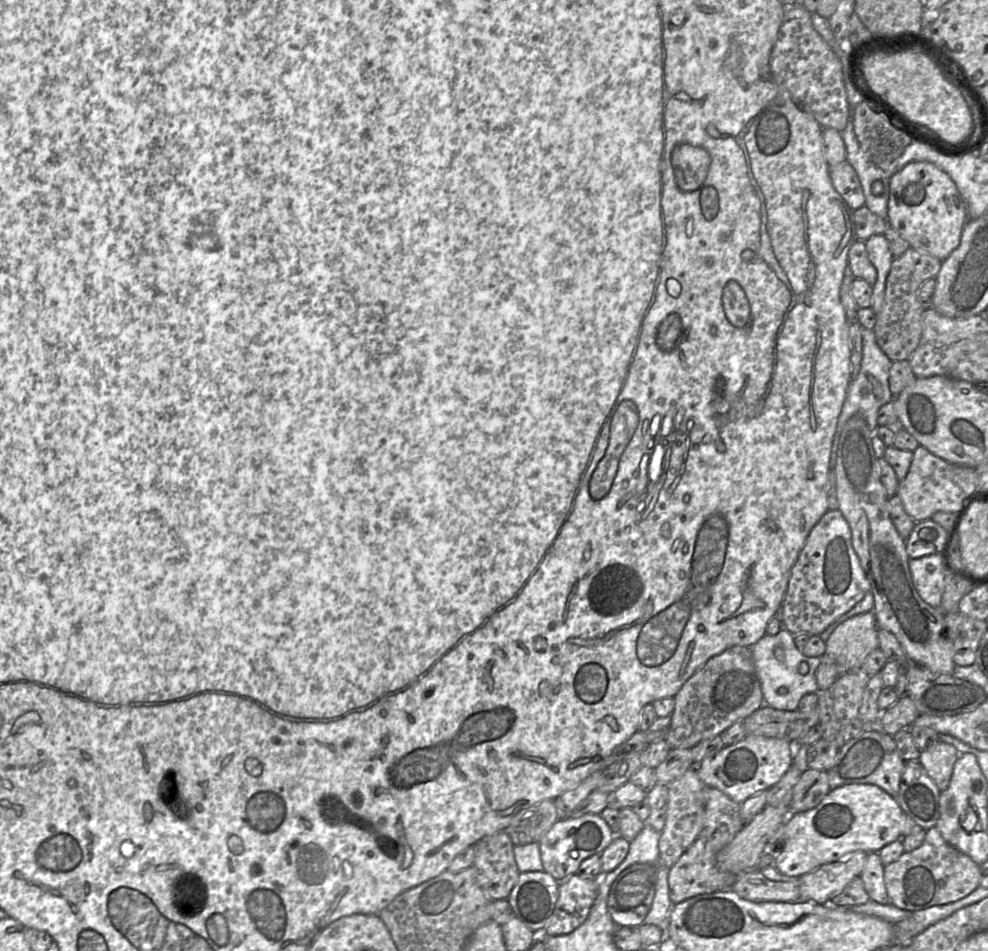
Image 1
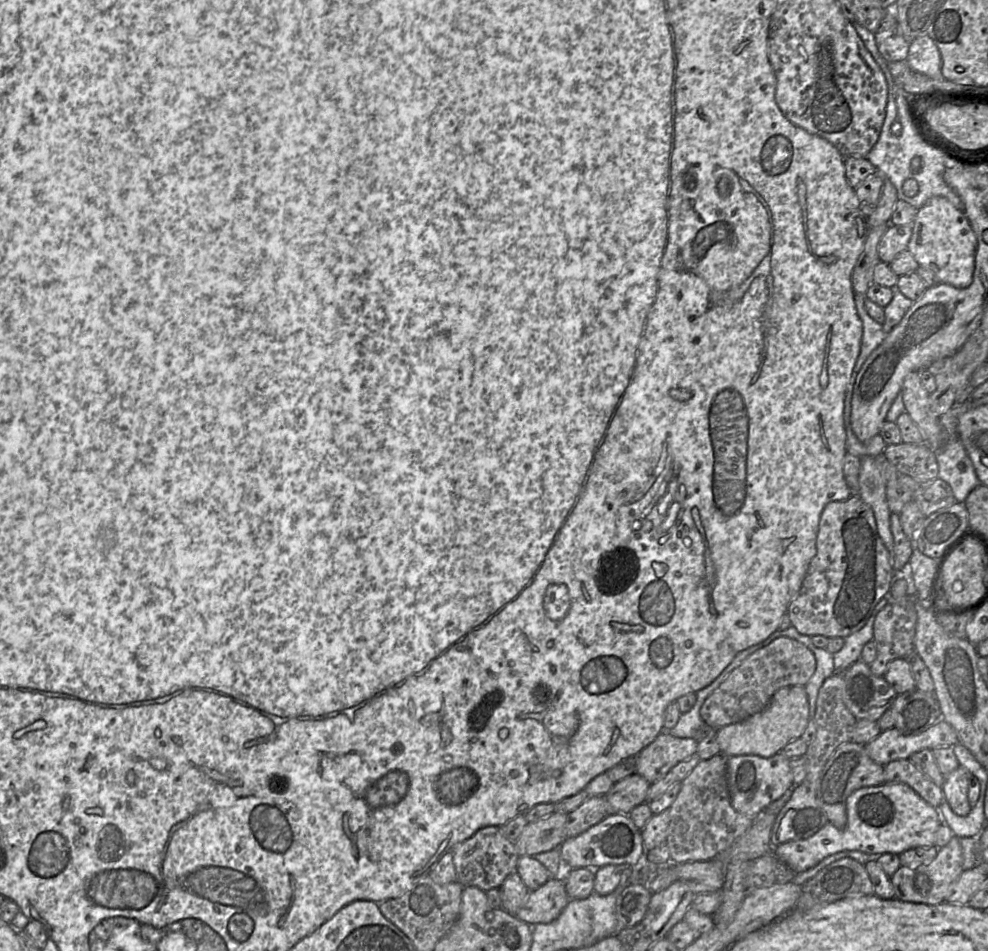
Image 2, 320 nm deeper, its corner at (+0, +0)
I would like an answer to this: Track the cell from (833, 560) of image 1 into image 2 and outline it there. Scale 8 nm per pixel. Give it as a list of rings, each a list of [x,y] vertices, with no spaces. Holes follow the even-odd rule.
[[[852,495],[823,509],[813,557],[802,586],[788,607],[791,625],[803,635],[846,638],[863,628],[895,578],[890,554],[878,534],[872,509]]]

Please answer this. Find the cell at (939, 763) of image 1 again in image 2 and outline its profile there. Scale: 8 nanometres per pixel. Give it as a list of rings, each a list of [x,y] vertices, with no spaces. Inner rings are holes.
[[[959,766],[945,776],[942,784],[944,799],[951,809],[960,816],[966,816],[971,811],[972,805],[968,800],[969,770]]]

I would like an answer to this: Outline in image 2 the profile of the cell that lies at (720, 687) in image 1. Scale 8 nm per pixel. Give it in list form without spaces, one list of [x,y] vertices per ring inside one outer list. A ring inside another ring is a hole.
[[[662,731],[636,755],[636,774],[650,784],[663,778],[676,764],[695,755],[699,739],[674,737]]]

